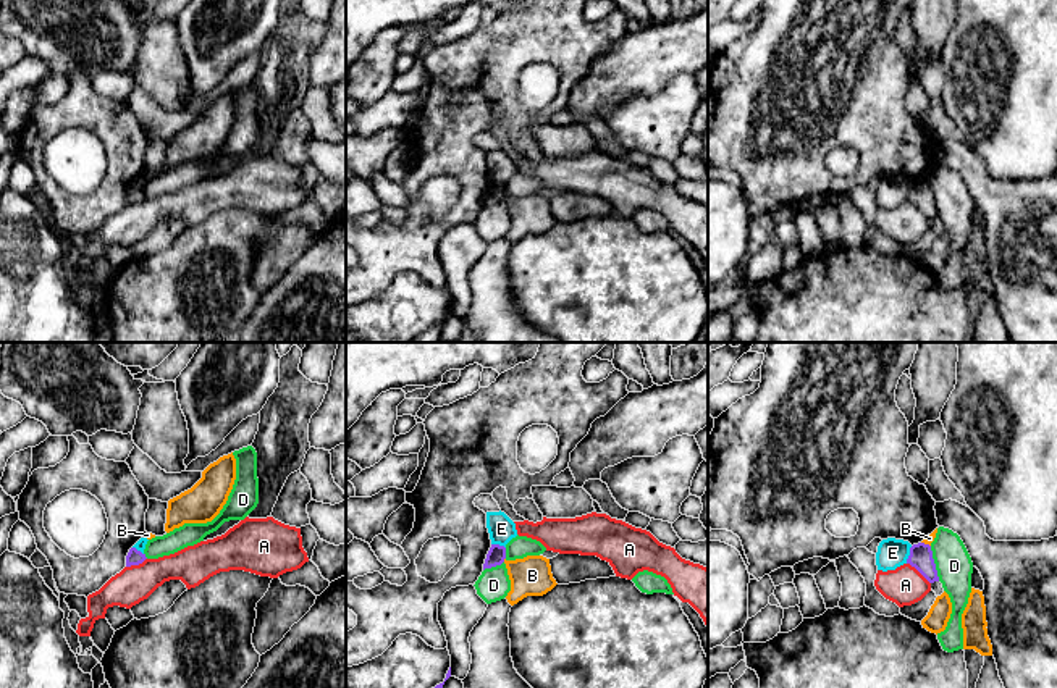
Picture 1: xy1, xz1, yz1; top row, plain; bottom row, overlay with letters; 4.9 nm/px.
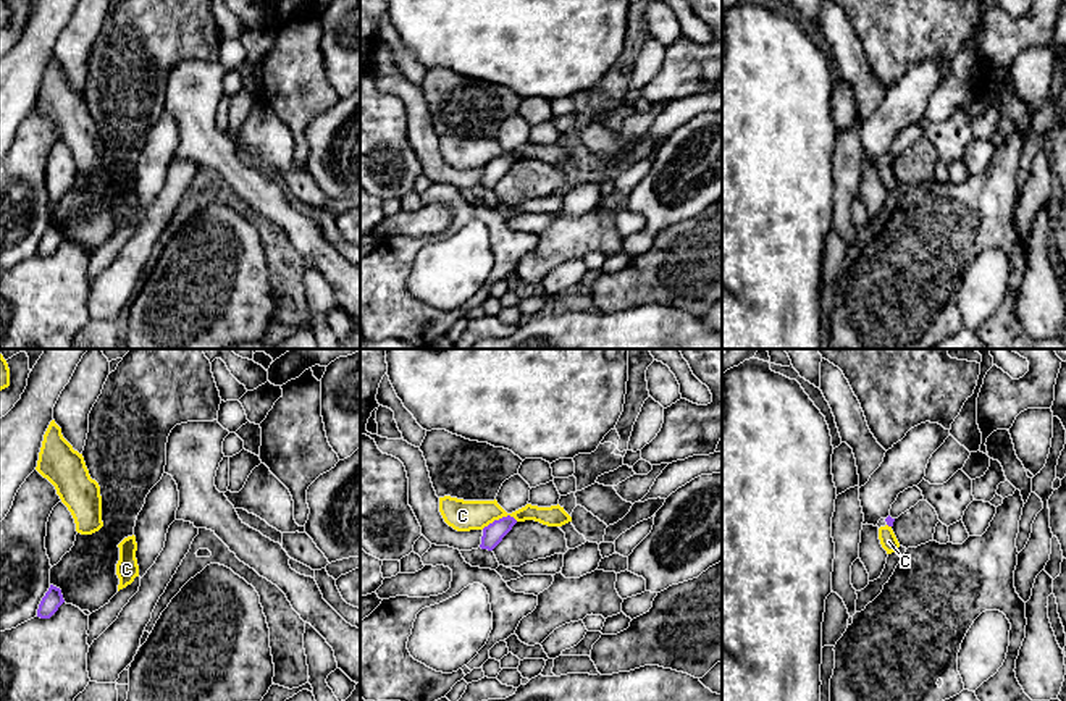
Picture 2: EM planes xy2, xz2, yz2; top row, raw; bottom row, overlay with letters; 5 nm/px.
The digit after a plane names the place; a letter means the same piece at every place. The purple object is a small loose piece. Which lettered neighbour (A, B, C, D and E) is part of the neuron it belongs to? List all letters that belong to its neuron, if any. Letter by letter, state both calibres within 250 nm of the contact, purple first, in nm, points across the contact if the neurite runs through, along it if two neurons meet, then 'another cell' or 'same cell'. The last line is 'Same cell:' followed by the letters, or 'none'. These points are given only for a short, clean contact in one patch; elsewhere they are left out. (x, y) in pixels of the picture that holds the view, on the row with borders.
A: 120/190 nm | along yz1 (907, 562), (930, 583) | another cell
B: 90/190 nm | along xz1 (505, 557), (503, 561) | another cell
C: 100/160 nm | another cell
D: 120/180 nm | along yz1 (930, 546), (939, 580) | another cell
E: 120/150 nm | along yz1 (912, 546), (905, 562) | another cell
Same cell: none

